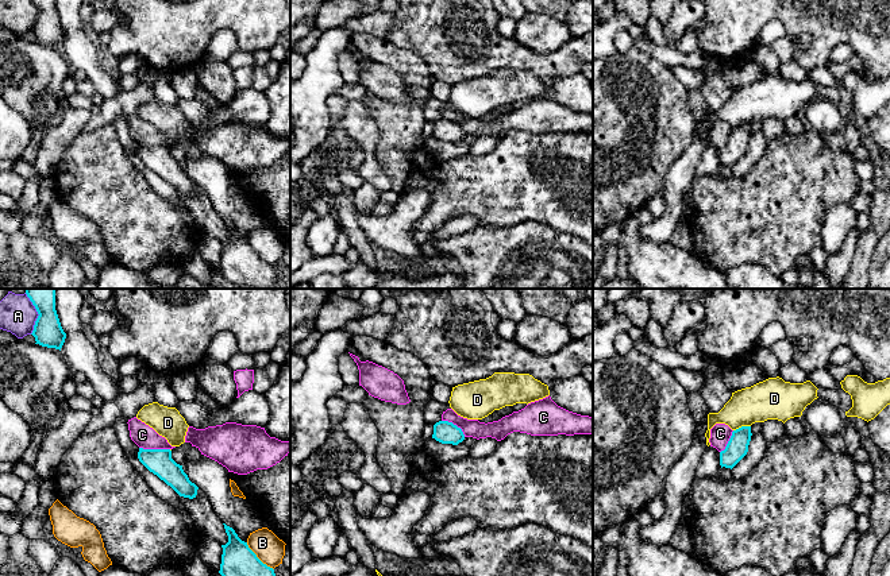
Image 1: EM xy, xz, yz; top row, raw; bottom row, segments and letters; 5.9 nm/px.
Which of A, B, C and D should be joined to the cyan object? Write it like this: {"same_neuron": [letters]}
{"same_neuron": []}

